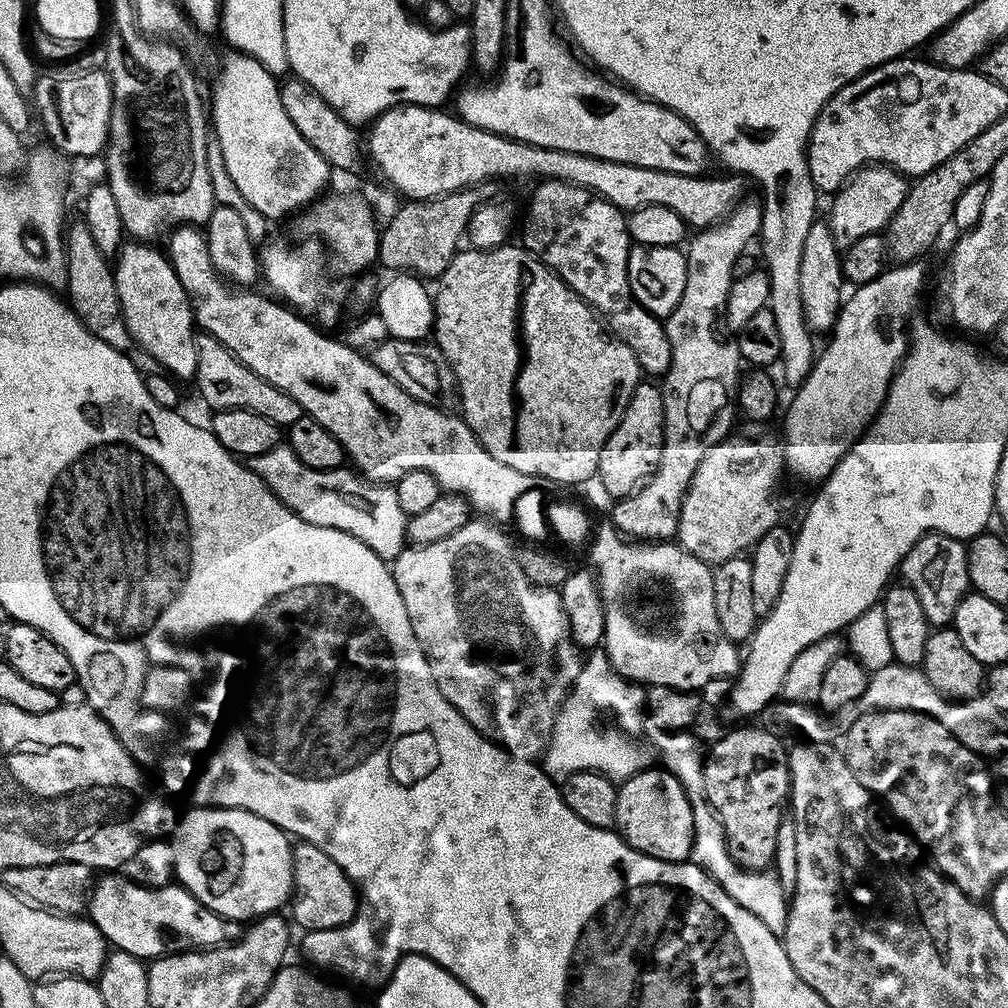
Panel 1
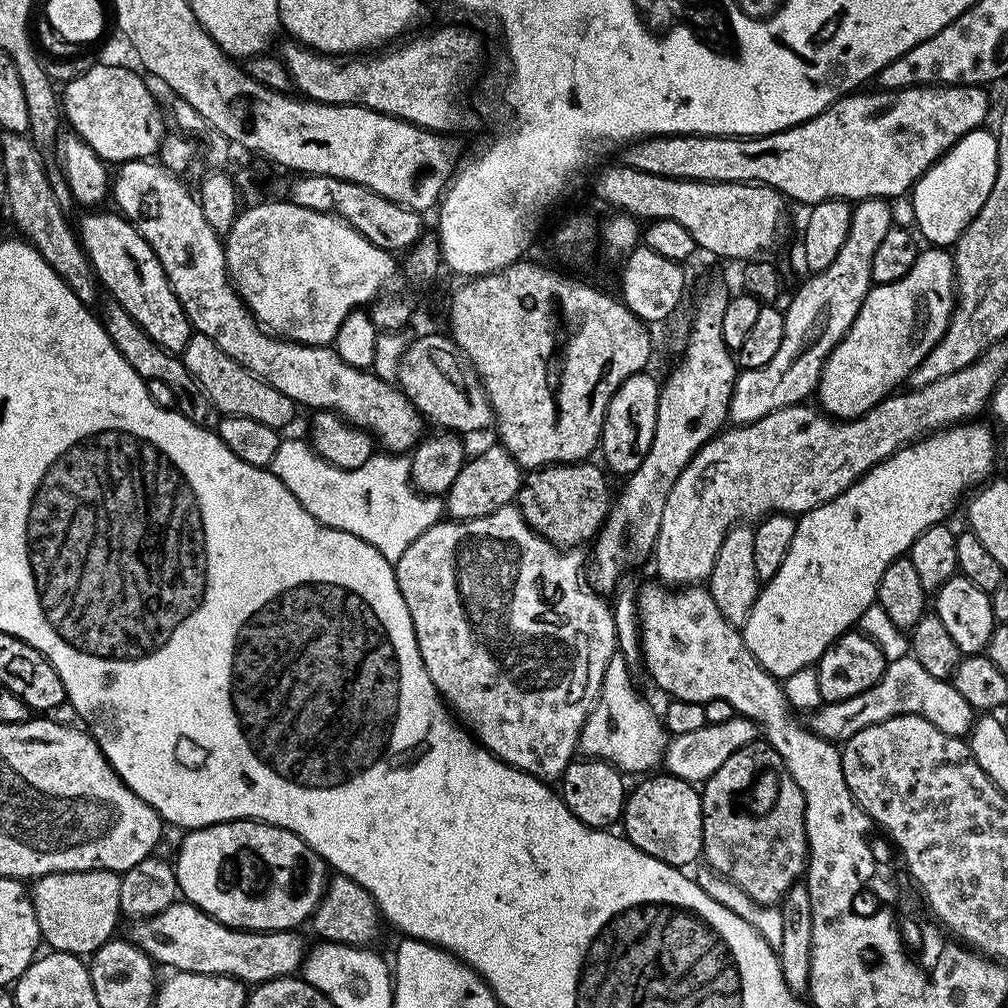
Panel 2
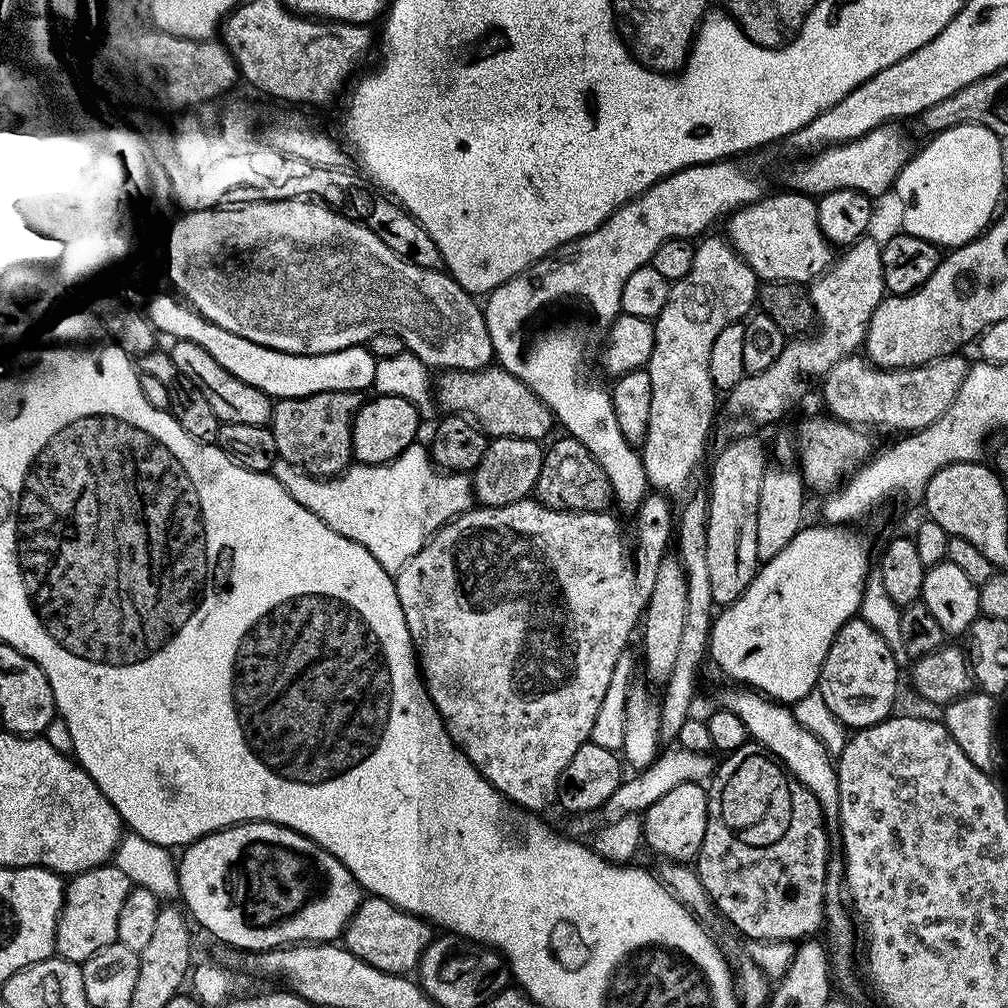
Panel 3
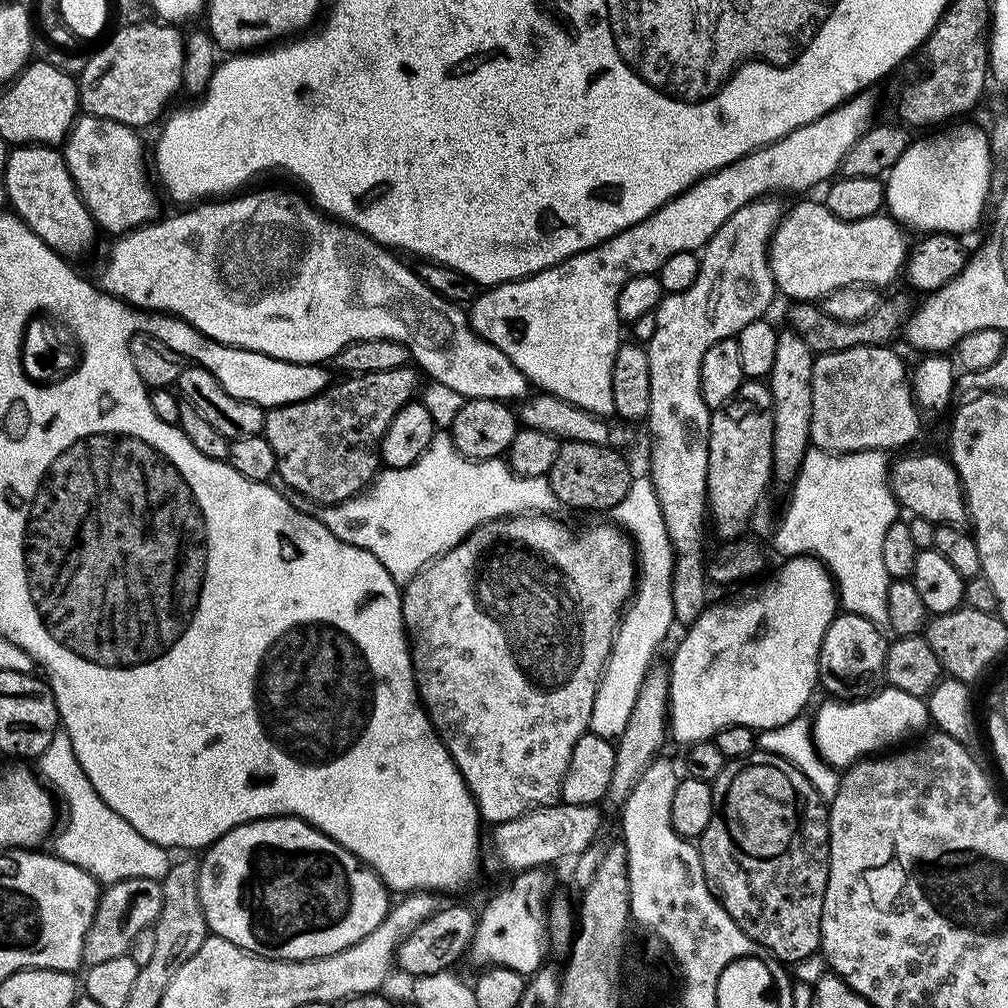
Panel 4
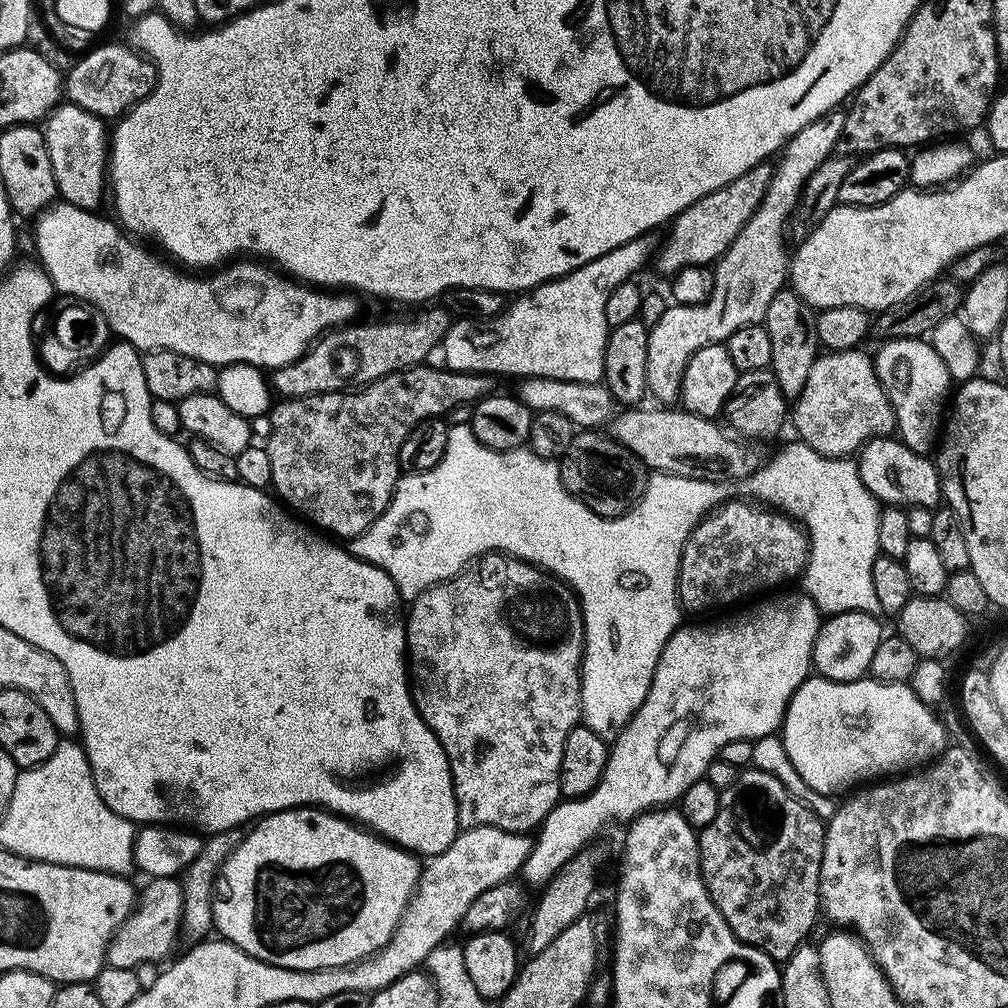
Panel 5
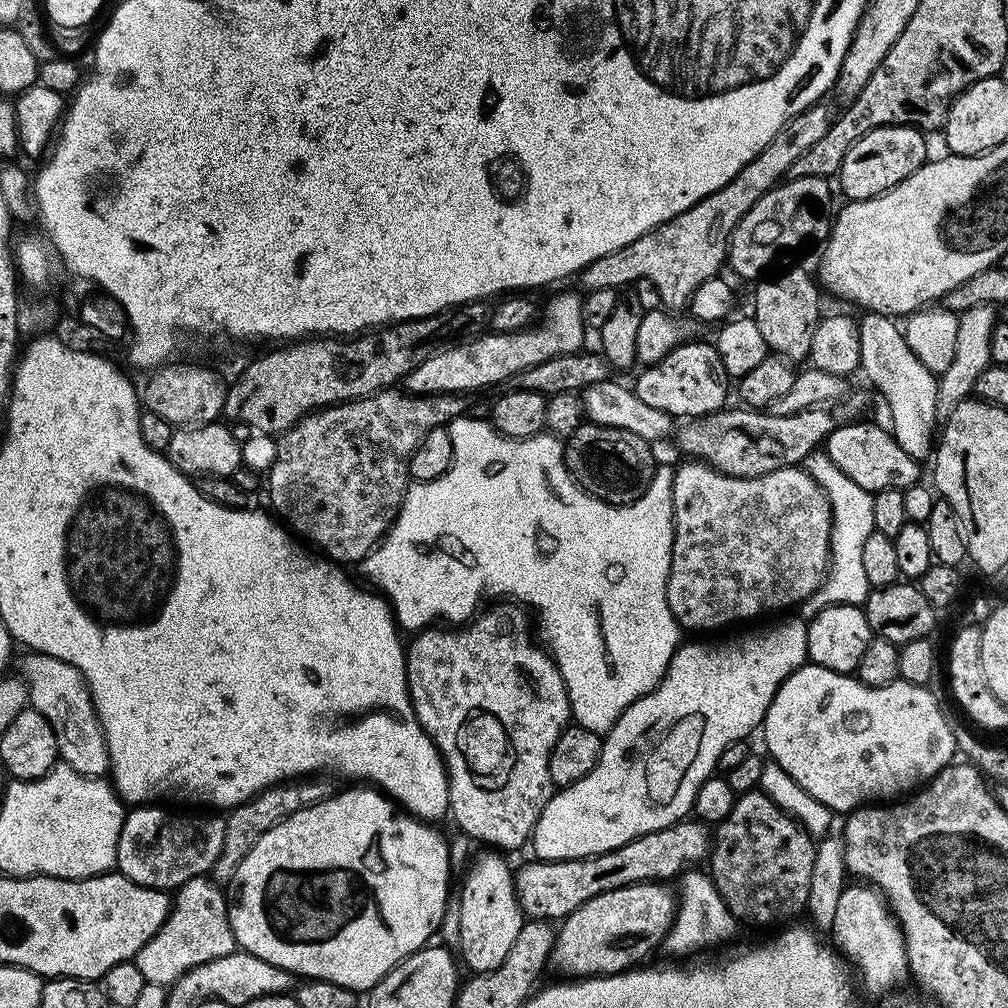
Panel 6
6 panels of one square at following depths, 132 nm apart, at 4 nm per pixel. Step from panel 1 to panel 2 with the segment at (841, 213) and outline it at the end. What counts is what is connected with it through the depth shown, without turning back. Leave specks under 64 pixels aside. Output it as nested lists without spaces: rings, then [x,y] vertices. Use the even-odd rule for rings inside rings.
[[[861,200],[853,207],[850,218],[850,230],[846,234],[846,242],[842,242],[842,250],[838,250],[838,258],[826,266],[826,270],[813,272],[808,281],[797,290],[784,313],[784,337],[774,353],[774,358],[761,368],[746,368],[737,375],[734,390],[728,407],[728,418],[733,425],[758,422],[758,418],[766,418],[766,414],[774,414],[774,410],[788,408],[792,404],[803,404],[820,387],[820,375],[824,369],[824,359],[838,346],[838,342],[850,330],[854,318],[858,318],[858,310],[866,298],[869,288],[873,287],[870,274],[870,262],[878,251],[882,238],[894,226],[892,208],[888,200]]]

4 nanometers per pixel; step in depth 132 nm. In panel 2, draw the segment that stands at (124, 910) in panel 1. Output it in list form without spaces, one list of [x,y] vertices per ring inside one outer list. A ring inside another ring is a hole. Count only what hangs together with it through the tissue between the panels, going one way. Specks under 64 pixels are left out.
[[[177,902],[162,910],[156,916],[137,920],[131,925],[130,939],[157,965],[165,964],[168,970],[177,972],[197,972],[211,976],[233,976],[236,980],[255,986],[266,980],[293,975],[302,965],[306,955],[304,940],[300,932],[288,929],[274,932],[249,932],[239,928],[228,928],[213,916],[207,916],[200,908],[187,902]]]

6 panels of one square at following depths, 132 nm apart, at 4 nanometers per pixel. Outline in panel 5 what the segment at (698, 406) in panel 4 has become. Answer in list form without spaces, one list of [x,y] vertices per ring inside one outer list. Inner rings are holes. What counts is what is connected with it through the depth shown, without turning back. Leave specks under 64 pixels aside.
[[[833,110],[822,114],[818,118],[814,118],[814,122],[810,122],[806,126],[802,126],[802,130],[798,130],[798,134],[794,134],[788,139],[782,151],[779,153],[780,165],[775,165],[772,173],[772,181],[766,190],[766,198],[762,198],[762,202],[758,206],[758,210],[754,210],[754,214],[742,226],[742,230],[738,230],[738,238],[734,238],[734,242],[730,242],[730,246],[725,250],[719,260],[714,264],[714,290],[710,290],[710,298],[706,298],[706,302],[702,302],[698,306],[686,306],[685,304],[676,304],[668,306],[662,318],[658,319],[656,325],[648,329],[648,357],[646,358],[646,382],[648,383],[648,392],[653,396],[653,401],[659,402],[664,406],[672,406],[679,401],[680,387],[682,386],[682,374],[686,370],[686,366],[690,362],[690,358],[694,358],[694,354],[698,354],[698,350],[702,350],[702,346],[710,346],[711,344],[723,344],[730,338],[730,334],[734,334],[734,330],[742,330],[742,326],[750,326],[751,324],[763,324],[766,318],[766,310],[770,310],[770,302],[774,302],[774,294],[778,294],[785,287],[786,281],[790,276],[790,248],[784,245],[784,232],[789,231],[792,212],[796,208],[796,203],[800,200],[802,190],[806,186],[806,178],[810,178],[810,174],[814,174],[814,170],[818,170],[818,166],[822,166],[822,162],[826,162],[826,158],[836,152],[836,143],[842,134],[842,126],[844,125],[844,112]]]

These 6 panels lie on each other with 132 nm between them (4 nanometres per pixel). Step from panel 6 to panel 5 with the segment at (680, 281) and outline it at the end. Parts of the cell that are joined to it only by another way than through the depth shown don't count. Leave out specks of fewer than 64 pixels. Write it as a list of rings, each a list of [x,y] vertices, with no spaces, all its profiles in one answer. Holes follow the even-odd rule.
[[[771,163],[755,164],[734,182],[698,198],[698,202],[677,214],[667,229],[668,241],[665,242],[664,249],[655,253],[654,265],[656,264],[657,270],[665,278],[671,278],[686,266],[711,265],[719,260],[721,254],[730,246],[730,242],[738,238],[738,230],[742,230],[754,210],[758,210],[762,198],[766,198],[773,171]]]

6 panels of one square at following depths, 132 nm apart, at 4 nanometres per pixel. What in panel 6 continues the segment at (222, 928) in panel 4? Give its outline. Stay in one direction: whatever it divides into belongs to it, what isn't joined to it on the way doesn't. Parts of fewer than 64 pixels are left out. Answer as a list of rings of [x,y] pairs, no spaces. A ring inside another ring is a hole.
[[[375,786],[345,788],[348,788],[345,792],[337,791],[314,806],[298,810],[298,814],[290,814],[290,818],[266,830],[266,834],[262,834],[262,838],[254,842],[254,850],[250,850],[246,858],[242,858],[242,866],[238,866],[232,879],[228,917],[237,945],[252,956],[262,958],[262,962],[270,962],[300,978],[338,982],[338,986],[353,988],[357,994],[364,994],[371,990],[395,964],[402,963],[410,954],[425,947],[431,941],[428,940],[431,936],[437,935],[443,914],[450,903],[448,871],[451,870],[452,864],[448,861],[448,844],[444,841],[443,834],[436,829],[439,827],[404,811],[391,796]]]

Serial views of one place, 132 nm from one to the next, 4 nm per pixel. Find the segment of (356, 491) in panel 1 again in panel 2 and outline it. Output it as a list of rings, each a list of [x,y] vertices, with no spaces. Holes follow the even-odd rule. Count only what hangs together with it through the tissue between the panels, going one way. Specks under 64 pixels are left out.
[[[281,439],[270,470],[278,482],[298,498],[302,510],[319,524],[354,534],[354,538],[365,540],[389,562],[394,562],[406,554],[406,546],[410,546],[414,538],[426,534],[430,526],[441,523],[446,512],[445,501],[416,491],[407,455],[373,454],[366,466],[358,470],[342,470],[330,466],[312,451],[311,443],[301,440]]]

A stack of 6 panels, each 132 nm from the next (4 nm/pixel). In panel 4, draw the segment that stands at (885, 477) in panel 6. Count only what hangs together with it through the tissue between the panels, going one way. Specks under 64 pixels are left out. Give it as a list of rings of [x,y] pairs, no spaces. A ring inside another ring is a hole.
[[[904,456],[901,460],[893,459],[888,469],[888,484],[897,505],[901,509],[909,508],[912,516],[921,516],[930,523],[963,525],[968,520],[968,505],[964,503],[964,487],[960,484],[960,475],[954,470],[951,460],[940,456]]]

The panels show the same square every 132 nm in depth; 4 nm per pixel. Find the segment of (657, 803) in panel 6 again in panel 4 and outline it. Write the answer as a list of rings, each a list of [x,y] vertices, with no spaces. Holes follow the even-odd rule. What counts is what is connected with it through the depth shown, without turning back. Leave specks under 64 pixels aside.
[[[793,556],[785,559],[783,563],[784,565],[769,580],[761,579],[756,582],[761,582],[761,584],[753,583],[751,586],[741,587],[739,589],[741,592],[737,596],[732,596],[729,600],[722,601],[721,604],[709,603],[703,614],[692,624],[687,625],[685,632],[688,633],[681,638],[680,645],[677,646],[676,653],[672,656],[672,664],[667,665],[671,739],[676,739],[678,743],[684,744],[683,746],[691,746],[703,740],[713,739],[723,728],[730,726],[746,726],[753,730],[781,727],[805,711],[803,708],[807,706],[812,691],[817,691],[818,688],[820,647],[822,638],[826,638],[826,630],[830,626],[830,622],[838,615],[838,597],[832,575],[815,556]],[[540,868],[517,872],[511,877],[512,881],[497,896],[489,898],[484,913],[481,911],[476,921],[476,930],[470,949],[470,960],[472,956],[473,962],[478,966],[477,969],[509,968],[518,970],[518,974],[527,978],[545,967],[544,955],[548,952],[548,944],[550,945],[550,925],[546,915],[546,905],[549,903],[550,895],[548,896],[548,876],[544,872],[547,871]]]

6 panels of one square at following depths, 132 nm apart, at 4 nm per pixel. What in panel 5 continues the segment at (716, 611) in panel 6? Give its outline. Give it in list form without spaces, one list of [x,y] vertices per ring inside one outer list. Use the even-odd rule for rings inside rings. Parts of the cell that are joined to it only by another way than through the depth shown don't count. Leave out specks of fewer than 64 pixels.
[[[744,498],[739,499],[725,499],[703,520],[699,520],[686,538],[680,555],[680,569],[676,583],[676,599],[680,601],[680,607],[685,613],[708,612],[711,608],[724,608],[727,604],[739,605],[757,594],[779,589],[784,586],[779,584],[784,584],[795,576],[797,579],[808,564],[808,534],[797,521],[791,516],[785,516],[779,510],[757,506]]]

